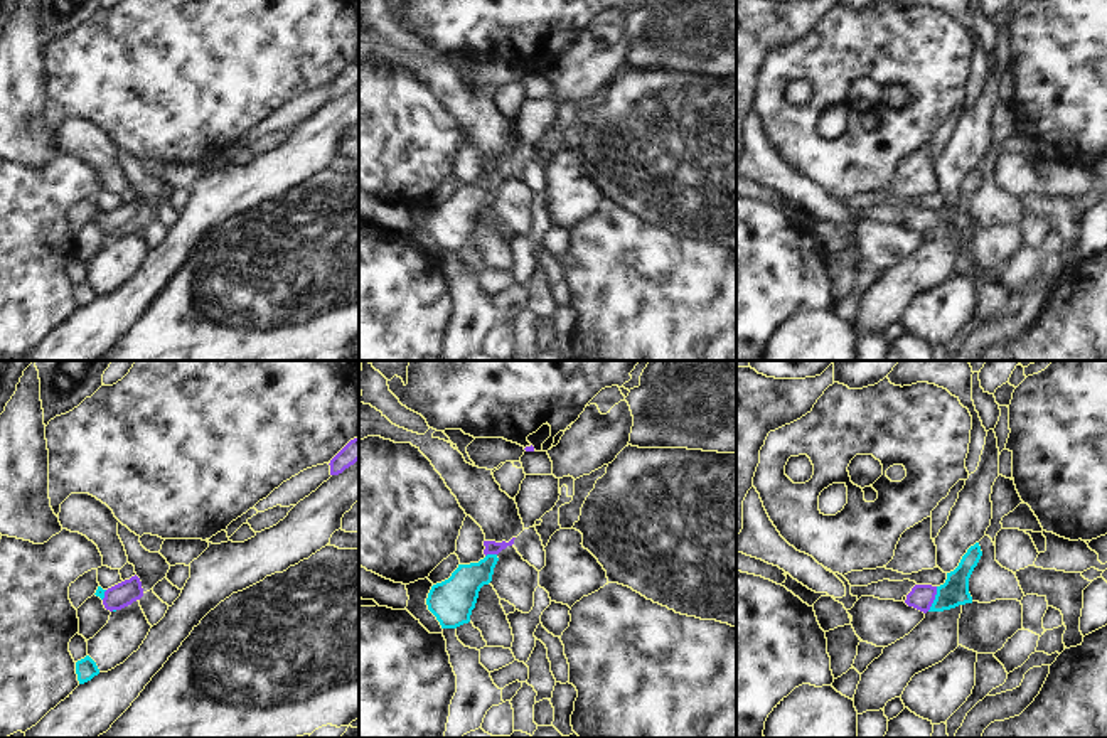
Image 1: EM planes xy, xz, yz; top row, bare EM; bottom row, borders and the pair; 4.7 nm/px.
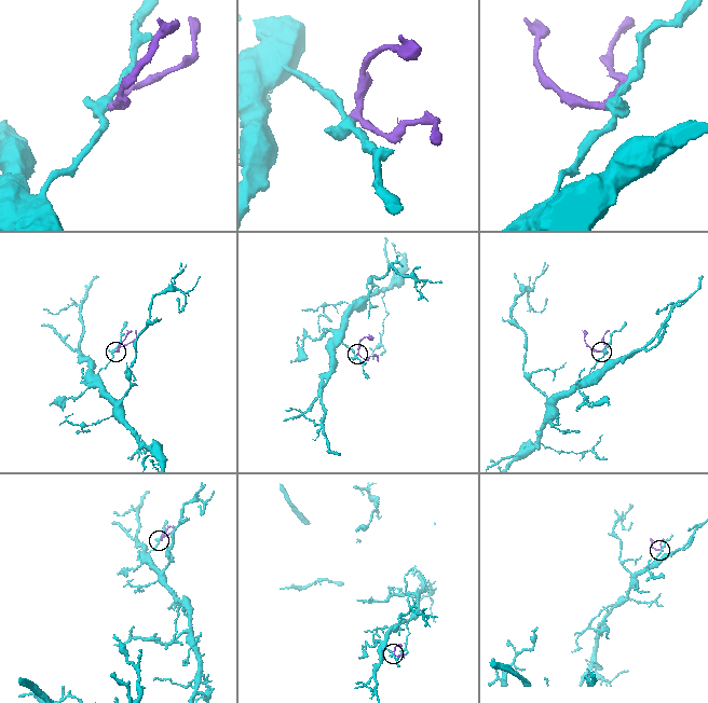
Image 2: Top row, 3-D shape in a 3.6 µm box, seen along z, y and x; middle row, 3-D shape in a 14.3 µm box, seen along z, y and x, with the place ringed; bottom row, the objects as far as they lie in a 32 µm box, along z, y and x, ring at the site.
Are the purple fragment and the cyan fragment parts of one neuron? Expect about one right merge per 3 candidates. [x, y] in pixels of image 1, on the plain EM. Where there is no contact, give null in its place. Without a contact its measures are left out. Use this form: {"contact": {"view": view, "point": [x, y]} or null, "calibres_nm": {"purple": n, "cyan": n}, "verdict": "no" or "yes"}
{"contact": {"view": "yz", "point": [934, 221]}, "calibres_nm": {"purple": 120, "cyan": 140}, "verdict": "yes"}

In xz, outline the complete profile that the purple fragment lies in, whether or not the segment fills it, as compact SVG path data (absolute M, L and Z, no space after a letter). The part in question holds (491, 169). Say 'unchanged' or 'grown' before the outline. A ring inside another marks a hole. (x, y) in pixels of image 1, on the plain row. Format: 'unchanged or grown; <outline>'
grown; M514 162L509 165L484 163L484 182L458 187L448 202L431 209L426 227L441 251L457 251L470 244L480 211L492 204L494 190L499 184L497 177L512 168Z

